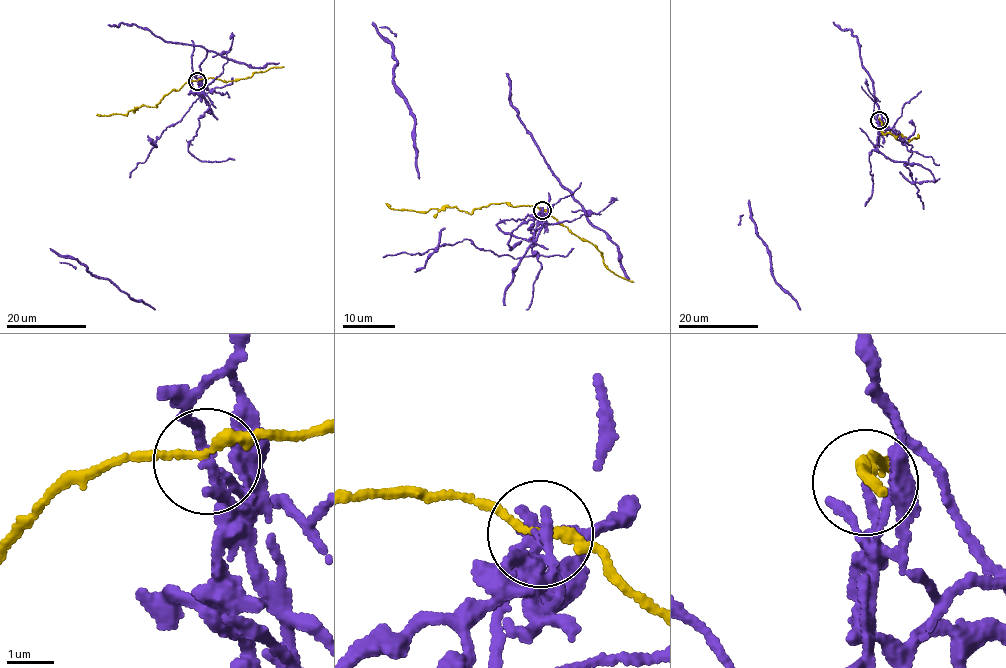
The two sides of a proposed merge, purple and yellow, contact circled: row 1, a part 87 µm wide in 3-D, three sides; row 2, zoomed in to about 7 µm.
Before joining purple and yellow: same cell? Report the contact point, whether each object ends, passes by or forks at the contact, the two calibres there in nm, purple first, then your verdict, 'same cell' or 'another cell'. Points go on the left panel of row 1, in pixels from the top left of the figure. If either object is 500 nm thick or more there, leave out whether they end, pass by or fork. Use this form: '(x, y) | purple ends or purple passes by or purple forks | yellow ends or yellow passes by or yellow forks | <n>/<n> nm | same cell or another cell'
(197, 81) | purple ends | yellow passes by | 180/180 nm | another cell

